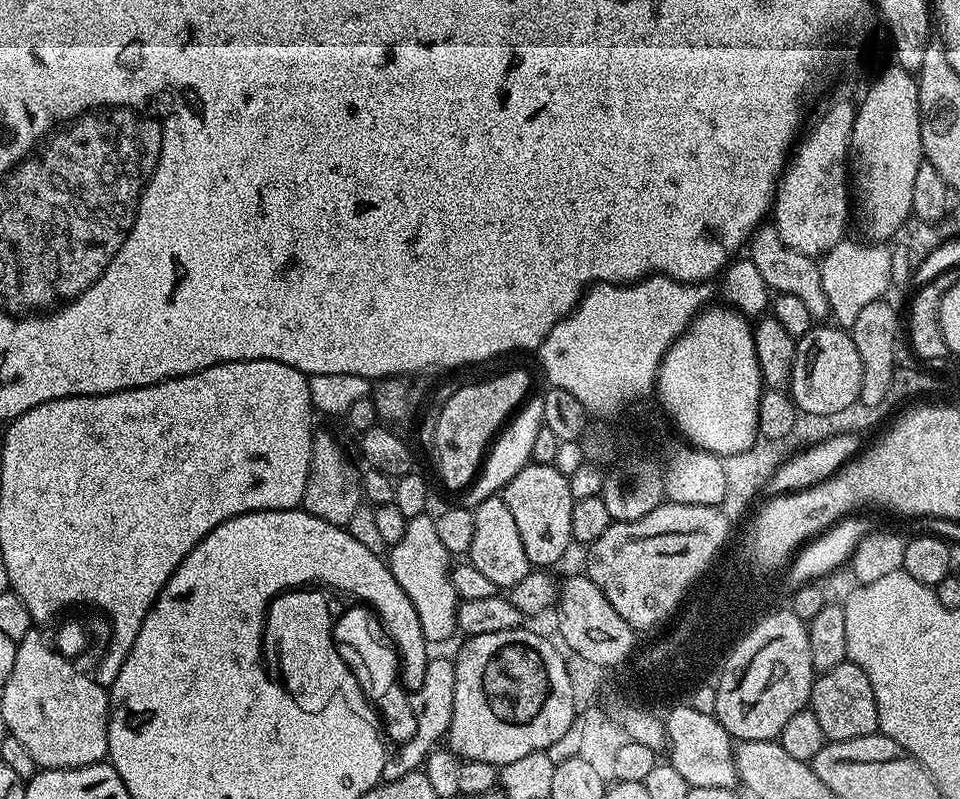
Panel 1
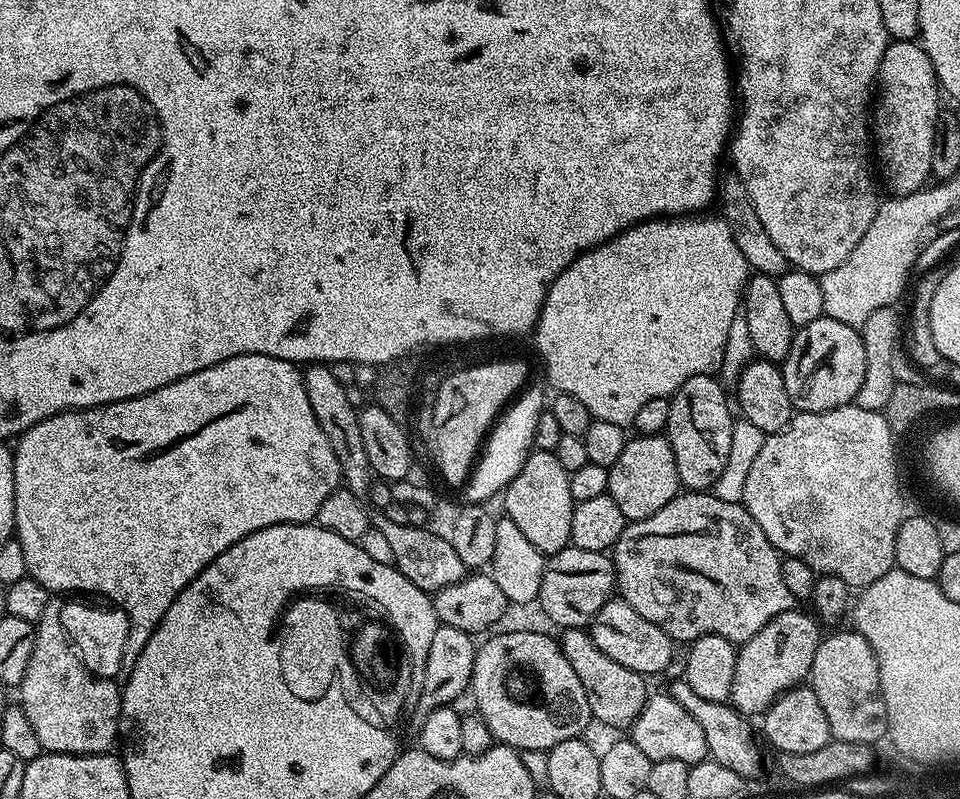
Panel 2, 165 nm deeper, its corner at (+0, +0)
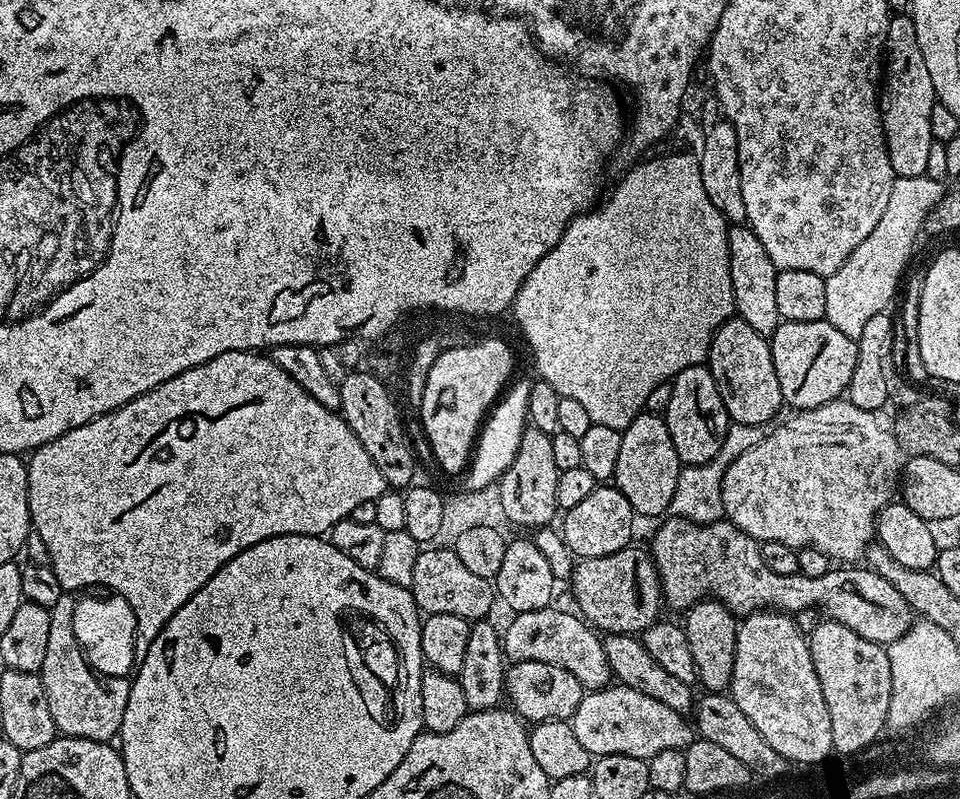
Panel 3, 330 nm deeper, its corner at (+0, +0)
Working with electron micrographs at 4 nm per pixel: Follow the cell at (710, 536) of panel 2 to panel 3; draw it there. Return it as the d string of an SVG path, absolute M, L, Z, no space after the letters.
M675 518L665 519L664 522L665 524L657 530L656 537L652 540L650 555L660 575L660 591L663 603L667 607L669 604L672 608L689 610L700 601L716 600L723 603L736 618L743 618L752 612L765 610L795 614L815 608L823 610L827 619L854 630L870 642L885 646L902 638L902 634L906 634L914 623L914 613L906 602L906 598L902 598L902 594L898 594L898 590L894 590L894 586L890 586L890 582L882 578L882 574L873 572L867 566L861 566L861 568L856 568L860 566L836 566L831 572L822 574L822 578L806 578L799 574L783 576L774 574L774 570L766 566L766 558L762 558L760 549L761 541L740 528L734 527L731 520L727 518L713 524L695 524L689 520Z

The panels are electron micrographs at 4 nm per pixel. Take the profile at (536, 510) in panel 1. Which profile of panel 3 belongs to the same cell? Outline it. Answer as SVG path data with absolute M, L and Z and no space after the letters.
M525 427L518 452L509 468L500 476L503 509L509 525L517 524L529 530L547 529L558 516L558 478L560 471L554 466L554 449L550 447L552 438L542 434L542 430Z

